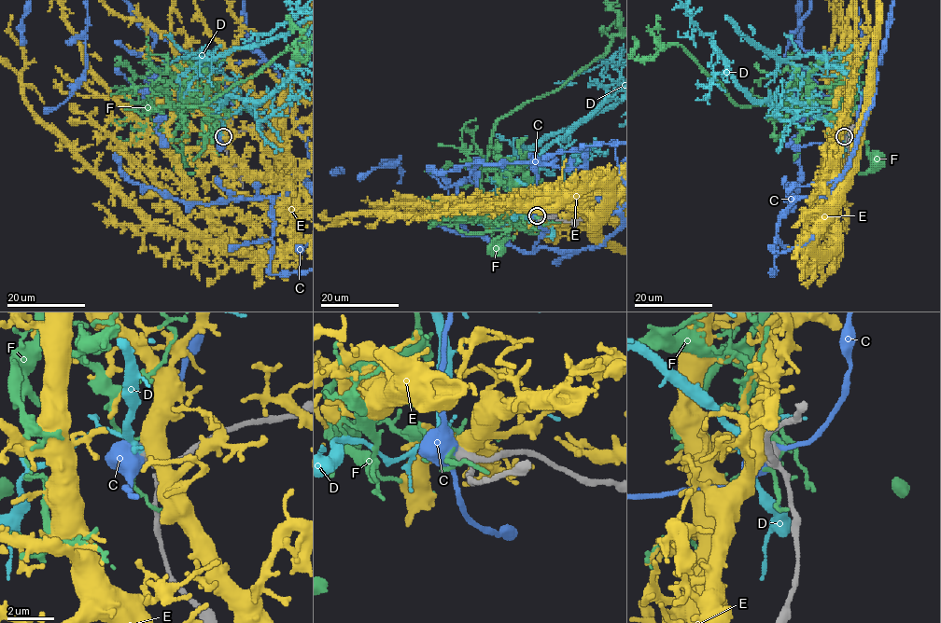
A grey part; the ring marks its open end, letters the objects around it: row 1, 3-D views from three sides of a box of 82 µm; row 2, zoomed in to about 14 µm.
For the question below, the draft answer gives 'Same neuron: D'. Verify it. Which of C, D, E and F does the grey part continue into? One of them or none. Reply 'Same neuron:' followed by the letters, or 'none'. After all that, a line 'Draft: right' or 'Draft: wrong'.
Same neuron: D
Draft: right

